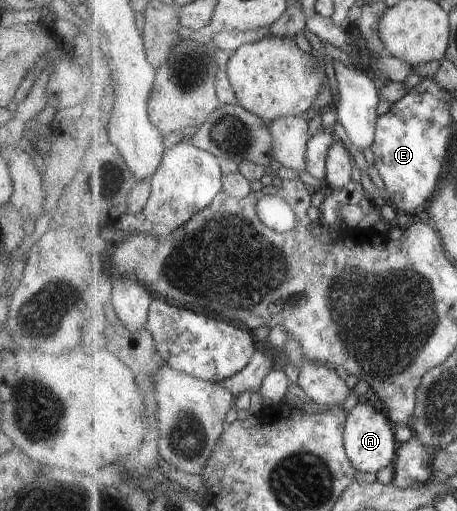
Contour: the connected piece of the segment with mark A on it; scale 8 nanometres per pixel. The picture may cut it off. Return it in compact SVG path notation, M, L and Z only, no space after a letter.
M360 400L358 406L347 417L345 428L345 448L357 470L362 472L380 472L396 461L396 434L392 422L380 414L380 411Z

